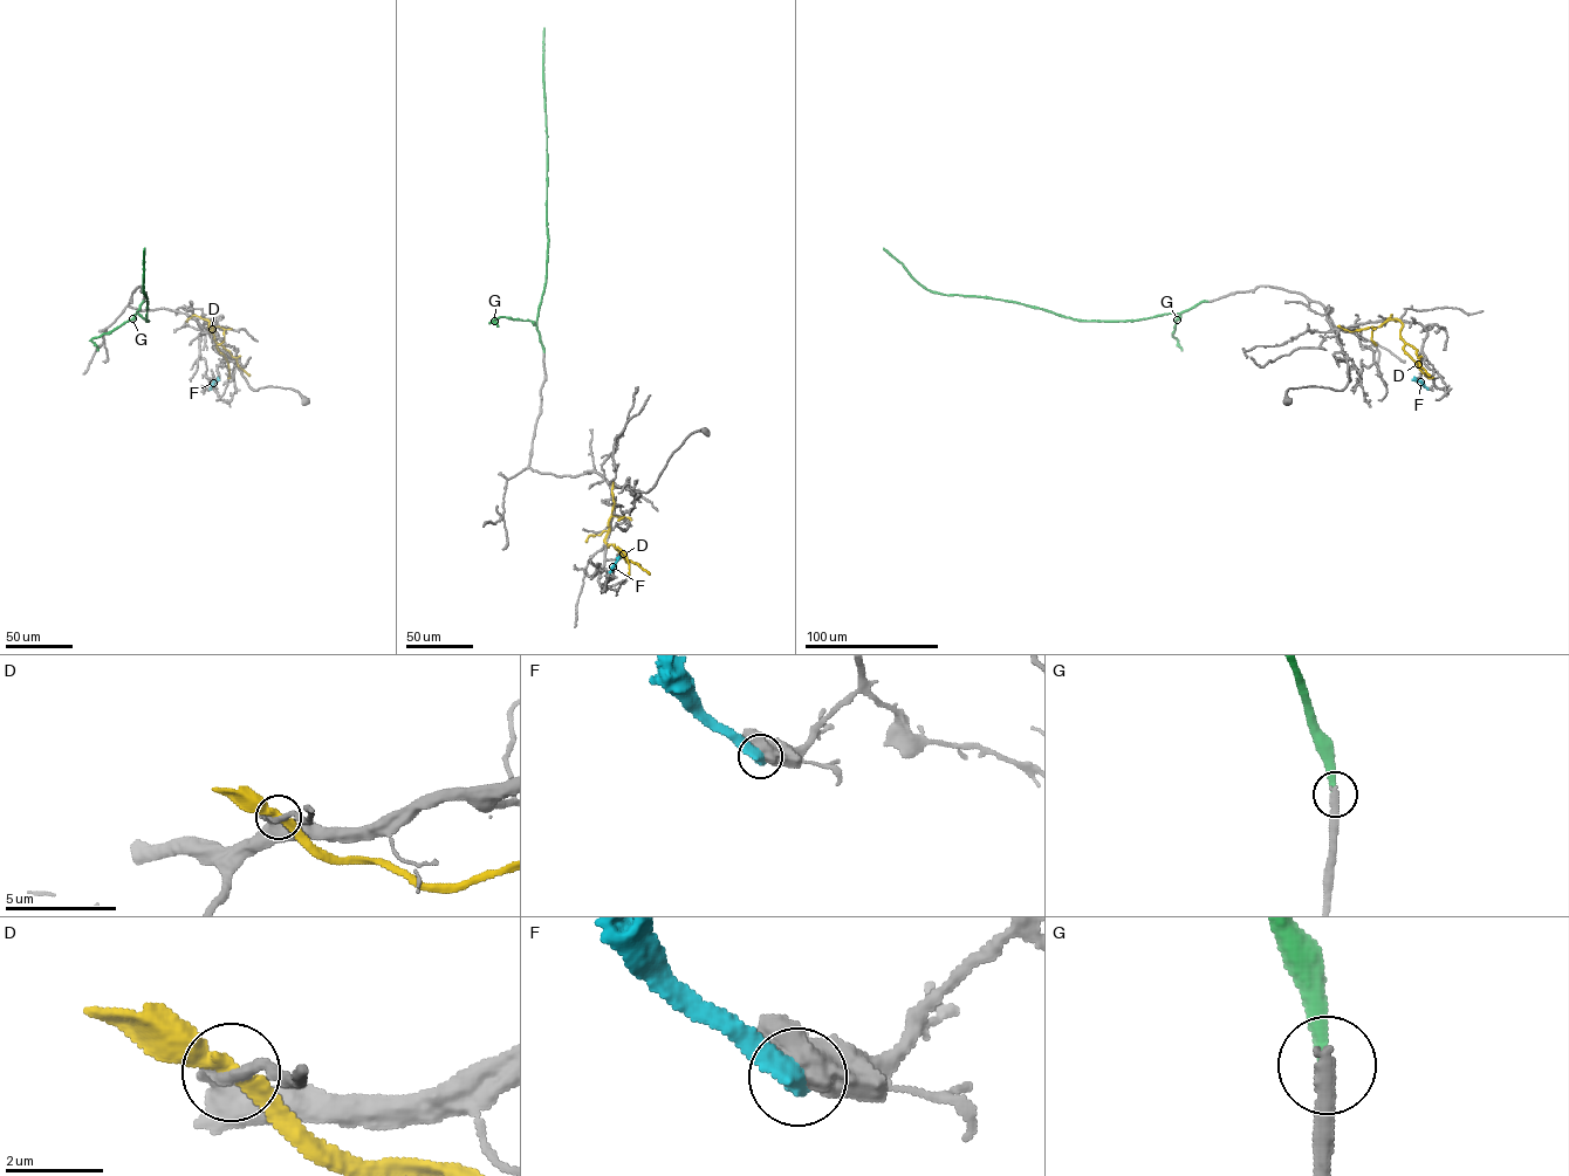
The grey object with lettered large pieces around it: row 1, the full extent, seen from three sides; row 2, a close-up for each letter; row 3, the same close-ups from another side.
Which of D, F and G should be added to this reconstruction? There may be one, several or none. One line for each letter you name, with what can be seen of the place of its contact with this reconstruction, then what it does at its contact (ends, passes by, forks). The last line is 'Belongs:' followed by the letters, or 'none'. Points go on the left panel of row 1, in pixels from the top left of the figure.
Belongs: none

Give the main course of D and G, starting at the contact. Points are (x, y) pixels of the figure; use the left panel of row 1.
D: (213, 327), (213, 331), (204, 318), (214, 341), (249, 376)
G: (144, 301), (137, 313), (149, 321), (143, 291), (144, 248)

